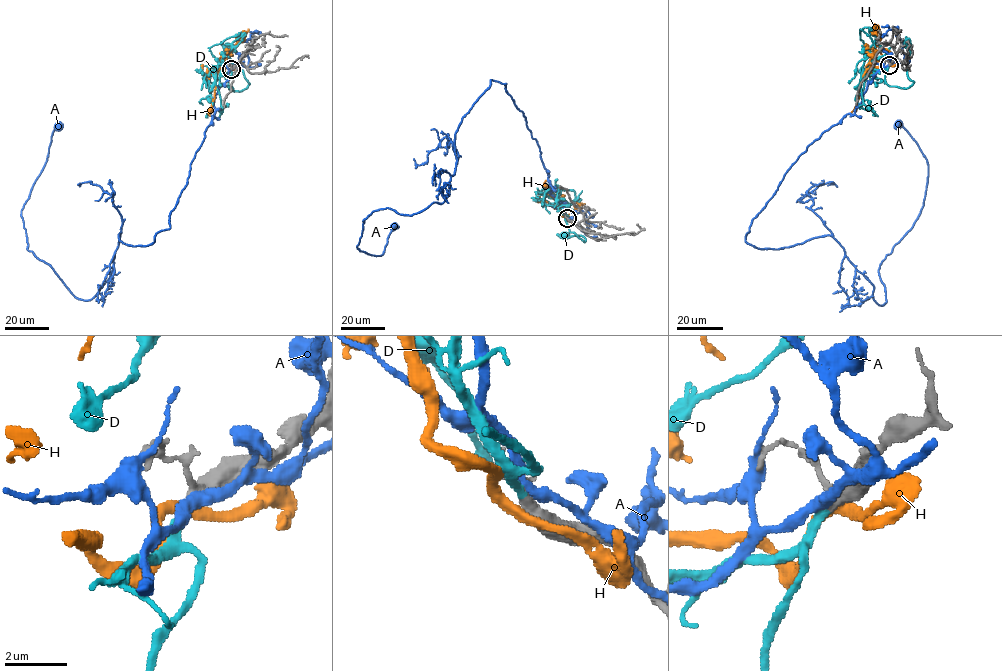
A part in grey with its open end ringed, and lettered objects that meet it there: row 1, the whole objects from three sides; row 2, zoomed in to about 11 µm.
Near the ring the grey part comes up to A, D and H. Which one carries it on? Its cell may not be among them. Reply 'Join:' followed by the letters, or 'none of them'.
Join: D

